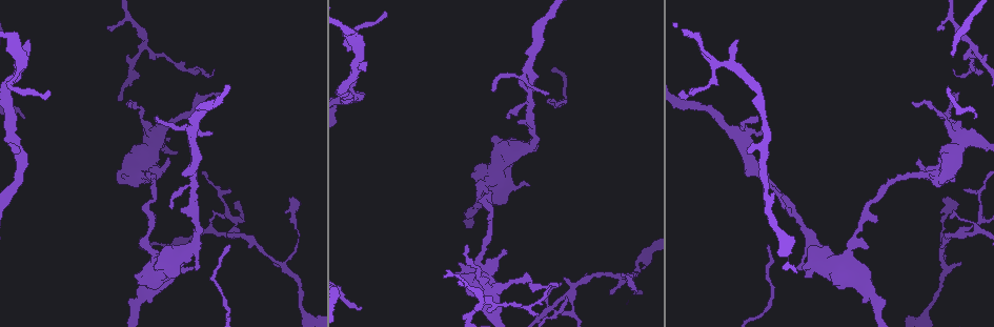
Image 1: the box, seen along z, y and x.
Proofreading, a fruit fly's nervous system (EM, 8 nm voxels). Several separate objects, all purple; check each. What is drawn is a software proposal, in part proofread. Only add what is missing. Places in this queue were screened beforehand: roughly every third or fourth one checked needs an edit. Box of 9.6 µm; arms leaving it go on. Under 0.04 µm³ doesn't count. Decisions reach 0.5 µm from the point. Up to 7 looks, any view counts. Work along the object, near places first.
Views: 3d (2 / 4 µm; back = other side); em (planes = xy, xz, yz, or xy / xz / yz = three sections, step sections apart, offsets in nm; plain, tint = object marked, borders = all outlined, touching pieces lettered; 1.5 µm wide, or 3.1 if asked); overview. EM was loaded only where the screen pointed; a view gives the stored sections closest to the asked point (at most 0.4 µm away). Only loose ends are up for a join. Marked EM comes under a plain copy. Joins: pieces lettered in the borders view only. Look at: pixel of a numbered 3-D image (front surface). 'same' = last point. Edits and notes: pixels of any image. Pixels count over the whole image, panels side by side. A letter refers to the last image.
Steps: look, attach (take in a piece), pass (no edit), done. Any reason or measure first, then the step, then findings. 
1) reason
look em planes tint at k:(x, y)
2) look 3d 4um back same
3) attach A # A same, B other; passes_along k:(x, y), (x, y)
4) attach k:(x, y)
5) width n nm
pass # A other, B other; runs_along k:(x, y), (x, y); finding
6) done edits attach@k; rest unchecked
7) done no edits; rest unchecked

an open end
look 3d 2um at 1:(611, 294)

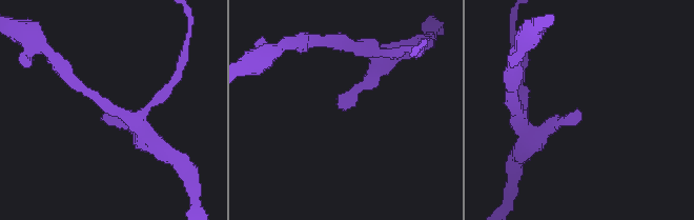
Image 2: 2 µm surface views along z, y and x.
look em planes borders at 2:(580, 113)

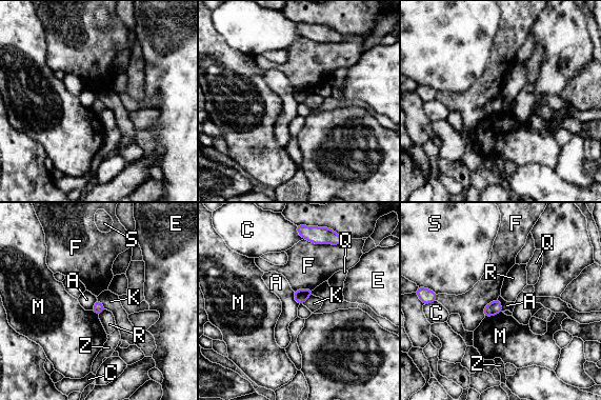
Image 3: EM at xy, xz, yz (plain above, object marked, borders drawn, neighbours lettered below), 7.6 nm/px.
longest_contact F 300 nm
pass # A other, C other, E other, F other, K other, M other, Q other, R other, S other, Z other; border 3:(105, 308), (98, 315); none of them fits

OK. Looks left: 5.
tapers out
look 3d 2um at 1:(299, 206)

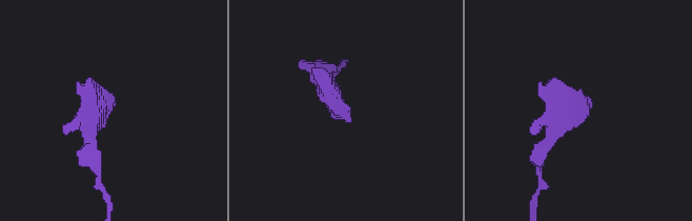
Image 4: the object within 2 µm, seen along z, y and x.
look em planes borders at 4:(111, 109)

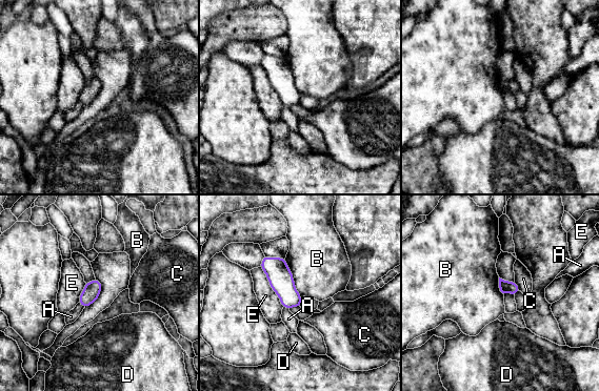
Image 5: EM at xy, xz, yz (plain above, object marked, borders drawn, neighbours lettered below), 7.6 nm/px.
pass # A other, B other, C other, D other, E other; border 5:(284, 259), (294, 286), (301, 296); none of them fits

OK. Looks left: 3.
thin end
look 3d 2um at 1:(560, 283)

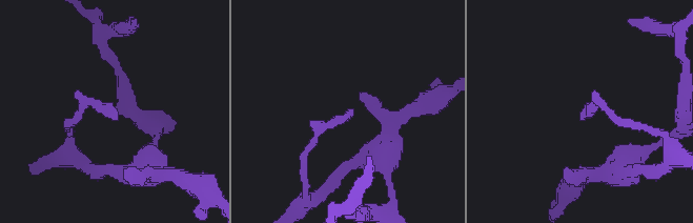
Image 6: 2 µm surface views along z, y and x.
shape alone is not enough
look em planes borders at 6:(584, 118)

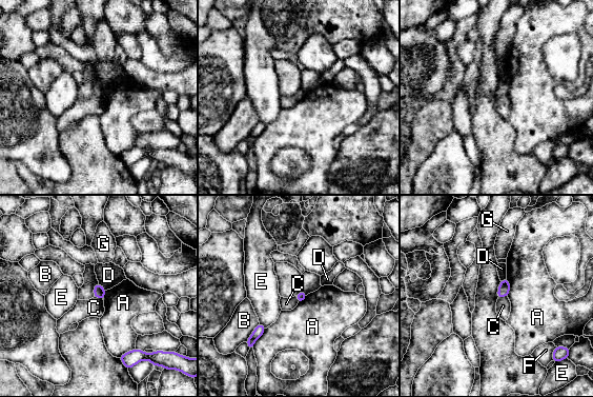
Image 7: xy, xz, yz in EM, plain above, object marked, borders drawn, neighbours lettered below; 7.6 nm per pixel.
width 70 nm
pass # A other, B other, C other, D other, E other, F other, G other; border 7:(507, 296), (502, 296), (497, 299); no lettered piece goes on from it

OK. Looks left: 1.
done no edits; rest unchecked

